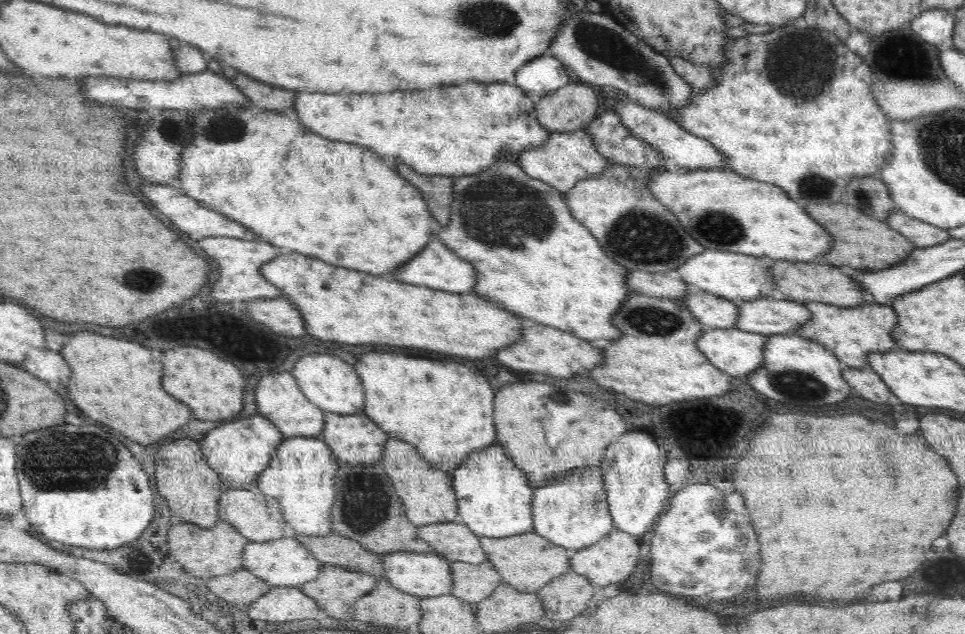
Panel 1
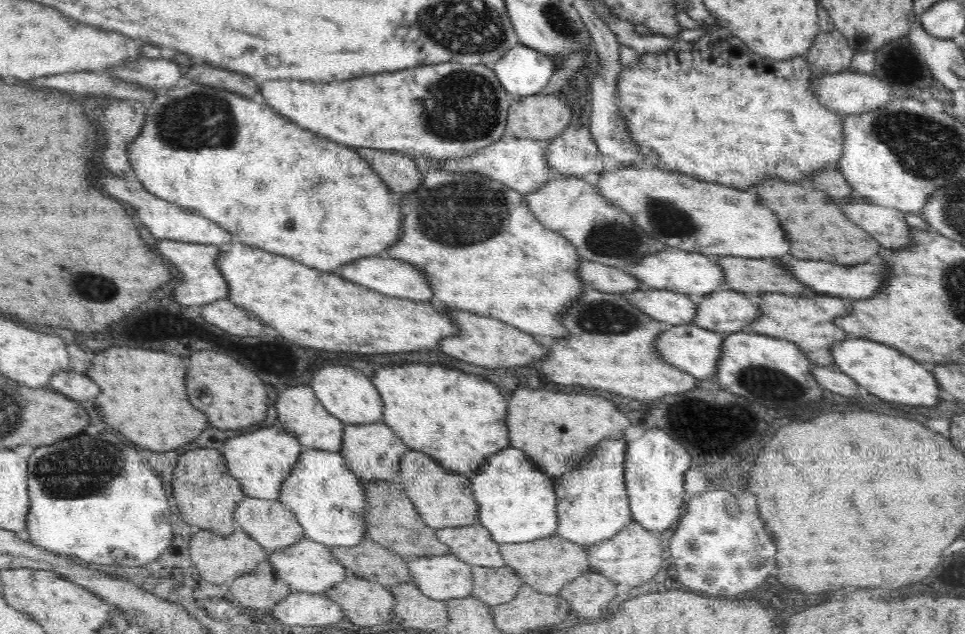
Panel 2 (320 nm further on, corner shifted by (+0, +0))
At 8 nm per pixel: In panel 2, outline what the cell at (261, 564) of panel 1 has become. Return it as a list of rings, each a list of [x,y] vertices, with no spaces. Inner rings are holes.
[[[306,538],[292,546],[270,553],[267,561],[272,563],[276,576],[286,582],[293,591],[298,592],[326,594],[328,588],[344,582],[349,576],[345,566],[332,555],[331,547]]]

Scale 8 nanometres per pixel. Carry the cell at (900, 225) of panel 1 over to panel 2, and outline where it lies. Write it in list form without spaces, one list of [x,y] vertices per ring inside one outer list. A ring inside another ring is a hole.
[[[856,198],[851,202],[842,201],[839,206],[848,220],[858,224],[881,246],[894,250],[911,245],[909,236],[912,226],[904,221],[901,210]]]

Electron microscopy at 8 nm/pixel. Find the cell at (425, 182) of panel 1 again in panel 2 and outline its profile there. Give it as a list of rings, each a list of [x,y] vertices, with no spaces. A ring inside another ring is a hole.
[[[360,147],[351,149],[368,162],[396,197],[416,190],[425,177],[425,173],[420,173],[417,169],[415,158],[406,153]]]

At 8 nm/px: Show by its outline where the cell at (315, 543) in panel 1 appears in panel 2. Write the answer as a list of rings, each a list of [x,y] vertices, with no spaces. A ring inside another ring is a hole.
[[[364,538],[355,547],[331,547],[331,553],[345,566],[349,575],[387,588],[412,581],[406,559],[370,538]]]

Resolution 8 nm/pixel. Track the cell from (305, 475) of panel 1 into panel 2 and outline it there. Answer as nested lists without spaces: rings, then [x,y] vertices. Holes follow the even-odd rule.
[[[308,449],[280,486],[278,500],[284,503],[303,528],[304,536],[329,547],[355,547],[366,536],[362,479],[356,476],[340,453]]]

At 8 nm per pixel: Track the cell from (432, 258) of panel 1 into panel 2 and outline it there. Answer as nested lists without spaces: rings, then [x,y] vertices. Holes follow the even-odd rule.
[[[371,256],[353,260],[351,263],[338,267],[339,275],[353,283],[381,292],[381,294],[416,301],[435,301],[431,288],[423,272],[413,264],[386,256]]]

